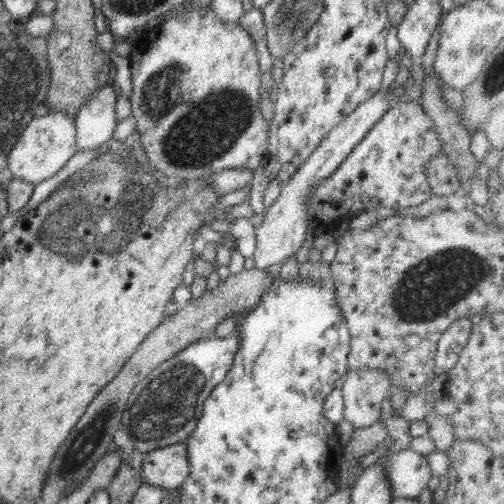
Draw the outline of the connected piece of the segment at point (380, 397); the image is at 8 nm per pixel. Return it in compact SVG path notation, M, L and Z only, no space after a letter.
M347 370L342 386L344 397L343 417L355 428L369 428L383 412L383 400L391 394L393 389L390 378L380 370Z

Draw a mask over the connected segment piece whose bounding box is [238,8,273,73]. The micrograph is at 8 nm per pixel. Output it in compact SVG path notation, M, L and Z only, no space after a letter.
M252 8L244 12L238 20L246 32L252 37L252 43L255 45L258 63L260 62L260 71L266 73L266 70L273 66L273 57L267 48L266 24L263 20L263 10Z

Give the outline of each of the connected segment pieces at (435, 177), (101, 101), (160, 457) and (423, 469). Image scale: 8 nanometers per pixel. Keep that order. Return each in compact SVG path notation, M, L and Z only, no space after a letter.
M438 153L426 167L426 179L433 194L456 194L461 186L457 168L450 162L448 155Z
M105 87L90 96L73 122L76 127L78 150L94 150L106 145L117 125L115 103L117 89Z
M176 443L143 455L143 482L165 492L178 489L190 473L185 443Z
M410 448L388 455L384 474L388 476L394 499L416 499L427 488L431 477L426 456Z

